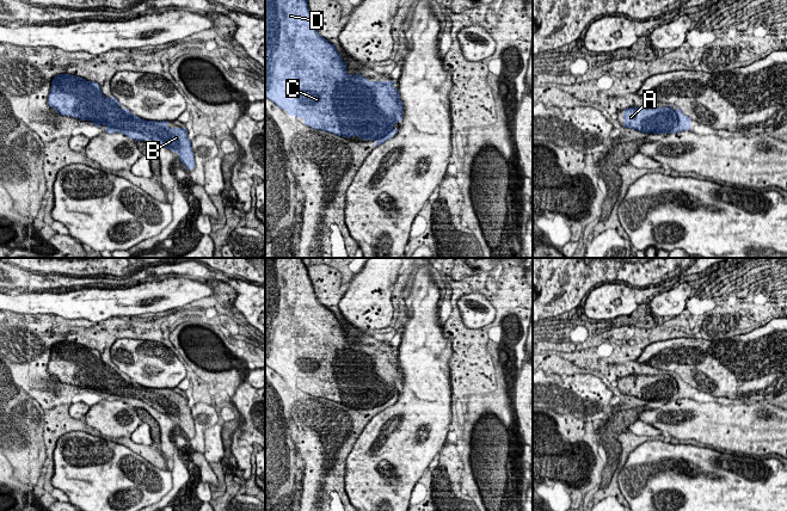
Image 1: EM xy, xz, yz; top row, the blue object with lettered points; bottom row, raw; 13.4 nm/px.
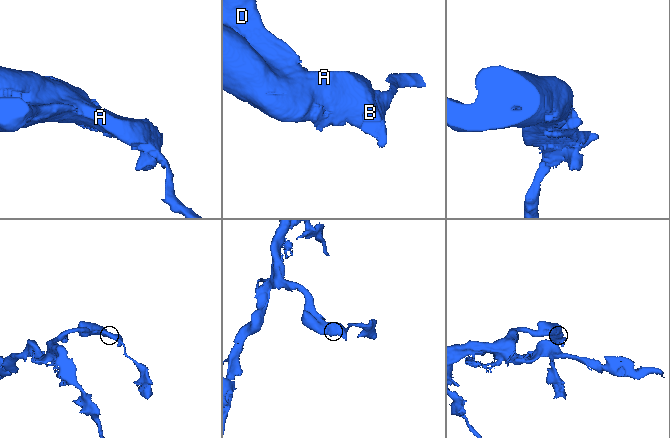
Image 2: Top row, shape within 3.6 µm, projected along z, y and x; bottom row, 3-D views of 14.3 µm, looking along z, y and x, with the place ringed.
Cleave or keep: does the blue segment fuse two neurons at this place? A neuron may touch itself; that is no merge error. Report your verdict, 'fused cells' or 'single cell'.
single cell

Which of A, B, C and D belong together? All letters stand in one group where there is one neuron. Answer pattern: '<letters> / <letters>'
A B C D

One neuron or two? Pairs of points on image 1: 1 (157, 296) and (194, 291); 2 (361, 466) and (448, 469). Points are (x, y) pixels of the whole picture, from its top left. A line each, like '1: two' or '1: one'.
1: one
2: two

